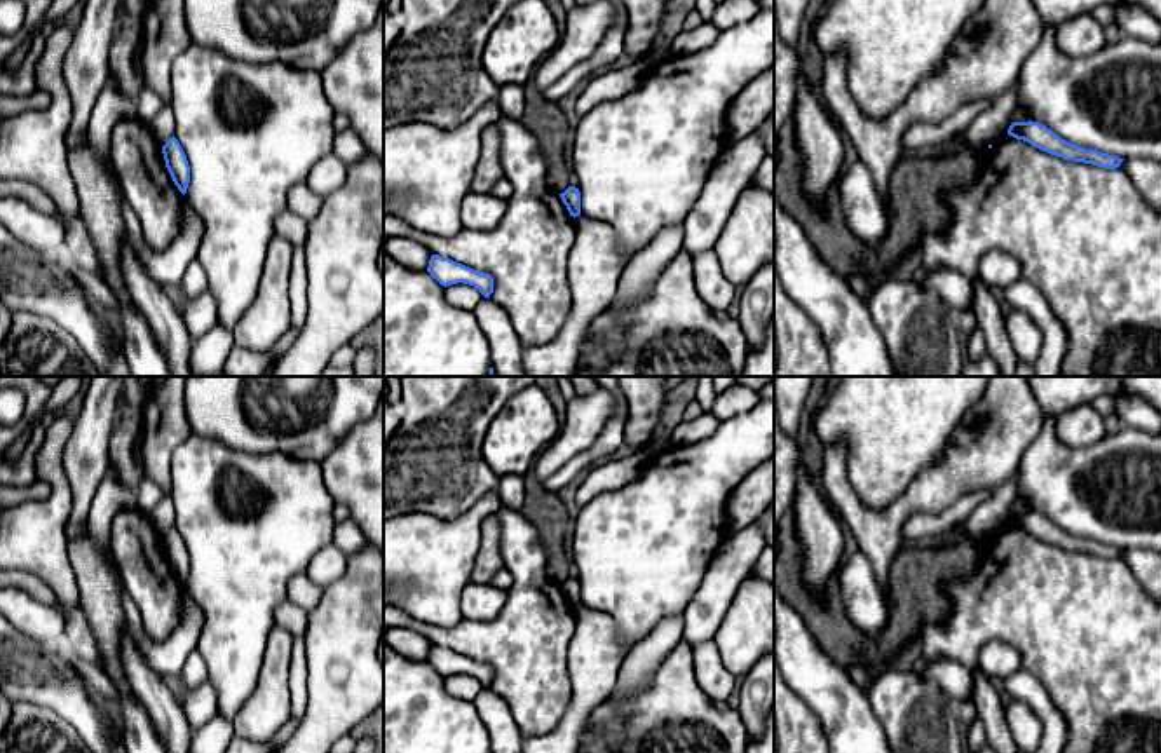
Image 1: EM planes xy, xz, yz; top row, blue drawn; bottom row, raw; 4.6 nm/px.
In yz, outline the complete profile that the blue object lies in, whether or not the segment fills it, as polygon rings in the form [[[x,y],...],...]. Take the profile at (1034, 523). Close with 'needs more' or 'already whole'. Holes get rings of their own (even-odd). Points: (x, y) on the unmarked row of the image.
[[[1013,512],[1008,519],[1008,525],[1023,530],[1032,537],[1048,542],[1051,546],[1062,547],[1063,551],[1093,554],[1105,560],[1116,560],[1124,549],[1102,544],[1098,540],[1086,540],[1083,537],[1072,535],[1055,525],[1051,519],[1039,512]]]; already whole

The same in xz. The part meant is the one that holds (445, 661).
[[[439,645],[431,647],[427,662],[445,678],[464,673],[474,676],[485,689],[490,689],[493,683],[493,668],[490,664],[478,662]]]; already whole

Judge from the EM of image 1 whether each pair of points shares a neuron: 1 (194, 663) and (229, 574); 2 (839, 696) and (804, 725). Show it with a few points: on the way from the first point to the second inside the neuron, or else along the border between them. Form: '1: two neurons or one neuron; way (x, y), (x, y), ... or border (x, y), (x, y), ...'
1: two neurons; border (197, 649), (208, 678)
2: two neurons; border (792, 689), (814, 713), (827, 734)

